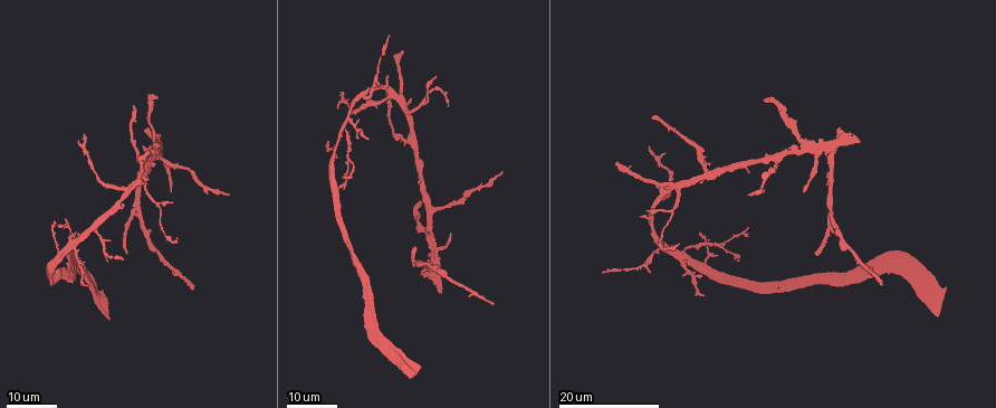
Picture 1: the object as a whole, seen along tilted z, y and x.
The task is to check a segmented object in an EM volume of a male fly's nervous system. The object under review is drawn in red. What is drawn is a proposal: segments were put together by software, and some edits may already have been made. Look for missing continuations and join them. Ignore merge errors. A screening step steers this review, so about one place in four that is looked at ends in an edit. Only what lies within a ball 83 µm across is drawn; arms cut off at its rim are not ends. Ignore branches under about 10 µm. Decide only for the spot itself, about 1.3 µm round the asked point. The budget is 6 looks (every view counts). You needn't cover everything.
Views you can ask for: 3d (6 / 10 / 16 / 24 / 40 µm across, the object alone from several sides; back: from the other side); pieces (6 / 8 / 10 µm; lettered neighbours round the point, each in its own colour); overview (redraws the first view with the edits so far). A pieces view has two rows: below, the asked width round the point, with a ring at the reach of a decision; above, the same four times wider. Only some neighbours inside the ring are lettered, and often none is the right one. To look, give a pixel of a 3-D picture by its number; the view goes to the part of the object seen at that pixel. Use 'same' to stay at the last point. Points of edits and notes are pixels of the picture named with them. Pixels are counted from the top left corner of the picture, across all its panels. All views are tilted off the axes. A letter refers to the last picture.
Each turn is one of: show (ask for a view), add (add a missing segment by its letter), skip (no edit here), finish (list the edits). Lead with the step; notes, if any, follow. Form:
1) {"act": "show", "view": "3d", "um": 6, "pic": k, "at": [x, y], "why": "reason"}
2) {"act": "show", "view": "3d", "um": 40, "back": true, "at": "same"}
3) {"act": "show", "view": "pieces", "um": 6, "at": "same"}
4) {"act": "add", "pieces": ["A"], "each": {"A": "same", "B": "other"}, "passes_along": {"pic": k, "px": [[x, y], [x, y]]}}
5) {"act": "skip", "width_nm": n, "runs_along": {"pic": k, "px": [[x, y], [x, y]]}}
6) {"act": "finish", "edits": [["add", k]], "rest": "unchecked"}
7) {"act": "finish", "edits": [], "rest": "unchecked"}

{"act": "show", "view": "3d", "um": 24, "pic": 1, "at": [818, 254], "why": "an open end"}

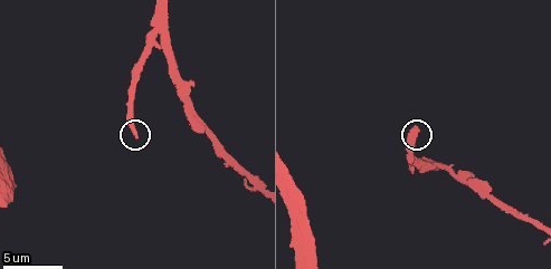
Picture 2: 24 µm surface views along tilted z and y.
{"act": "show", "view": "pieces", "um": 10, "pic": 2, "at": [417, 130], "why": "what lies round it"}

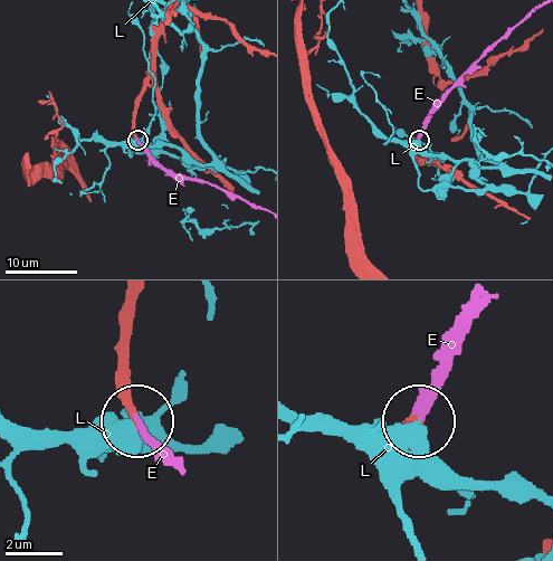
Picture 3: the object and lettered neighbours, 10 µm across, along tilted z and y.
{"act": "add", "pieces": ["E"], "width_nm": 300, "each": {"E": "same", "L": "other"}, "passes_along": {"pic": 3, "px": [[135, 122], [136, 139], [165, 168], [235, 193]]}, "found": "the neuron continues"}

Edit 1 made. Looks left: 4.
{"act": "show", "view": "3d", "um": 16, "pic": 1, "at": [698, 234], "why": "free end"}

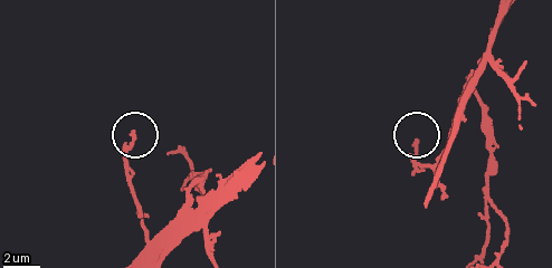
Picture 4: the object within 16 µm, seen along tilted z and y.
{"act": "show", "view": "pieces", "um": 10, "pic": 4, "at": [132, 131]}

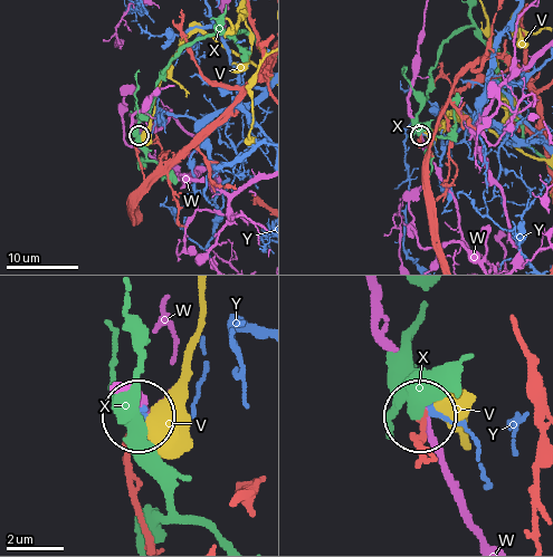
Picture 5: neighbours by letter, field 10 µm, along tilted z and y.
{"act": "skip", "width_nm": 170, "each": {"V": "other", "W": "other", "X": "other", "Y": "other"}, "found": "no lettered segment goes on from it"}

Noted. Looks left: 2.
{"act": "show", "view": "3d", "um": 24, "pic": 1, "at": [57, 224], "why": "branch stops here"}

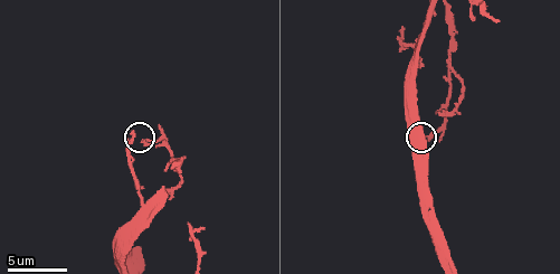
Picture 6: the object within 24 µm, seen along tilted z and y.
{"act": "show", "view": "pieces", "um": 6, "pic": 6, "at": [141, 143]}

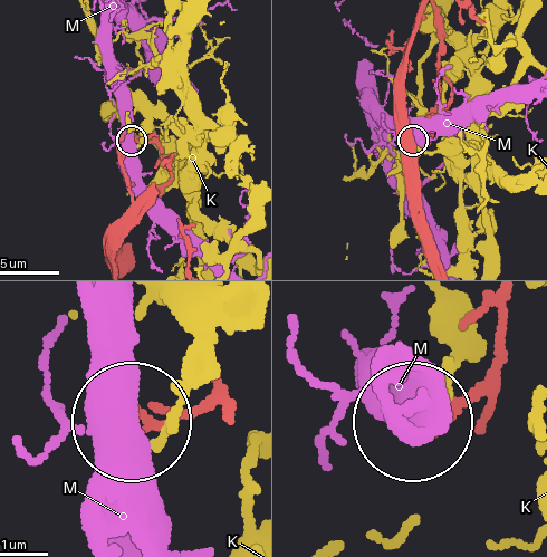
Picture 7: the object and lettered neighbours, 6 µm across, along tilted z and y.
{"act": "skip", "each": {"K": "other", "M": "other"}, "found": "none of them fits"}

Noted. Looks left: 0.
{"act": "finish", "edits": [["add", 3]], "rest": "unchecked"}

